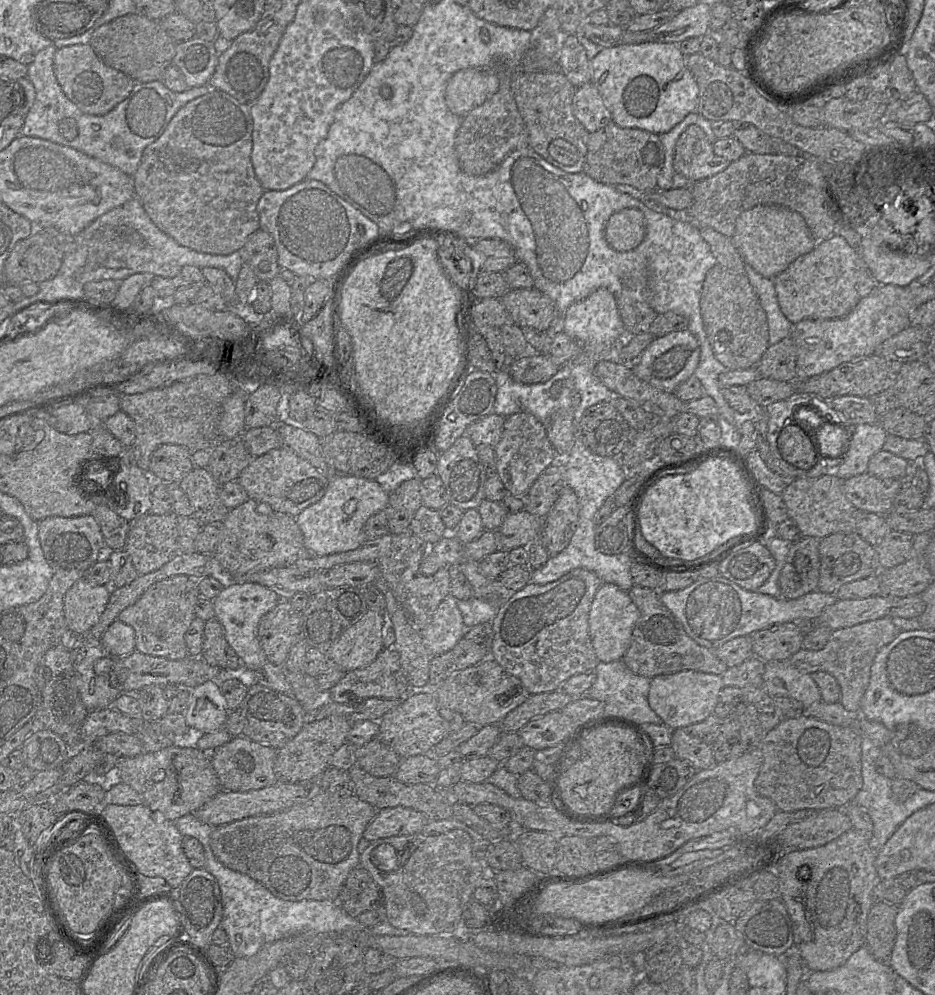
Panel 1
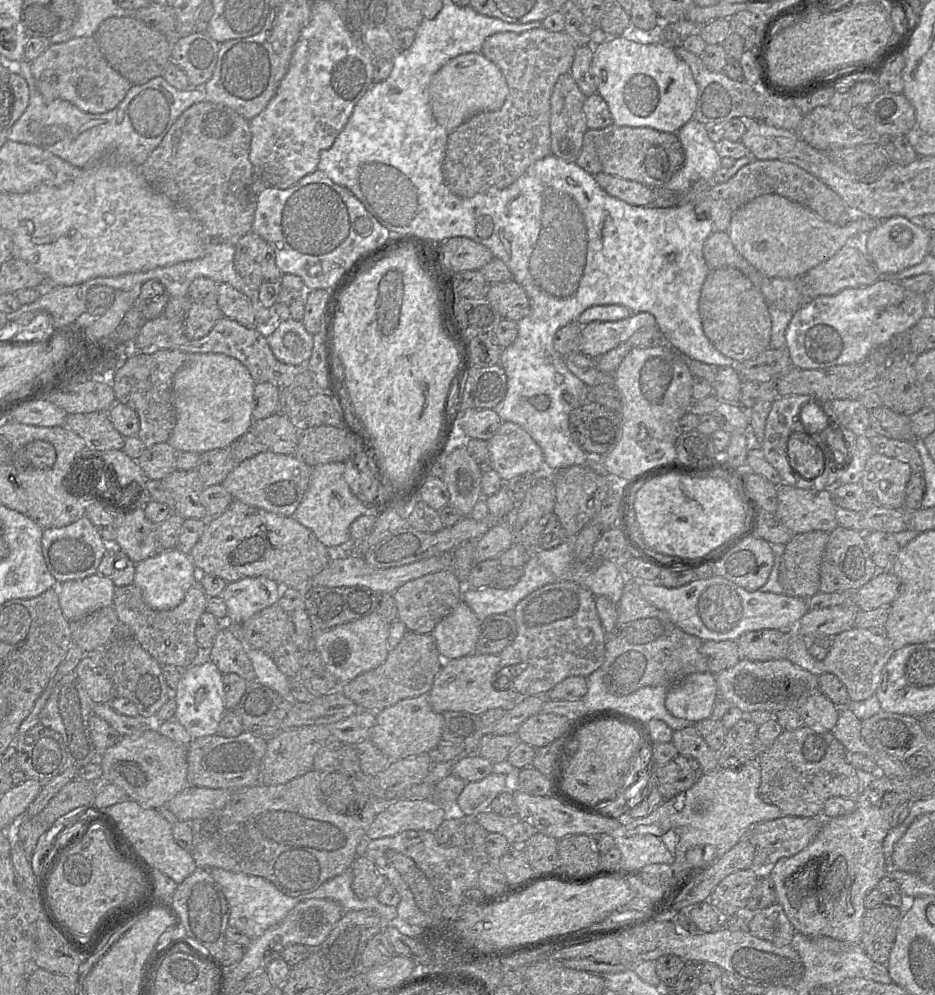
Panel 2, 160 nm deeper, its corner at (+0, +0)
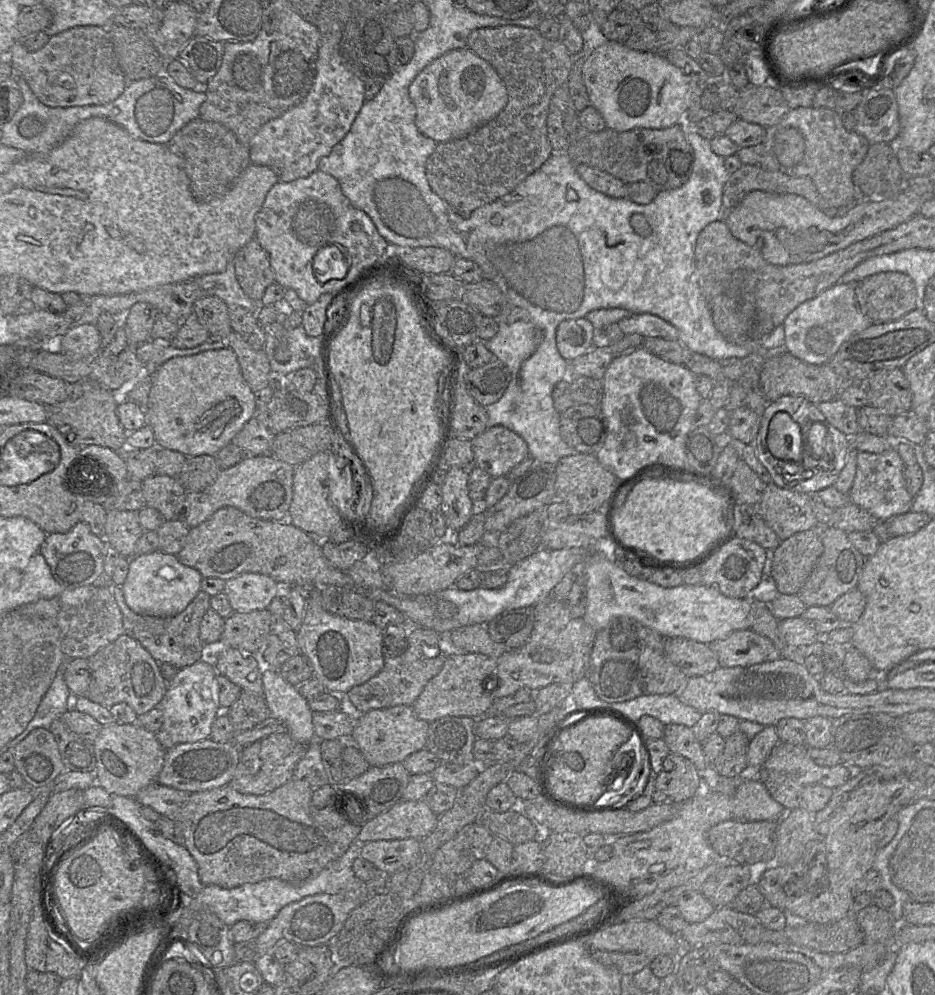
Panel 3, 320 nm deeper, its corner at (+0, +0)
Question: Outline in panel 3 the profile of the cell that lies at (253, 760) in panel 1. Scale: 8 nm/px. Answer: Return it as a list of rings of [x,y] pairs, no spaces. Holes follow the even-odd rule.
[[[210,738],[195,743],[176,744],[166,751],[157,782],[190,793],[228,785],[235,774],[243,748],[234,740],[219,743]]]

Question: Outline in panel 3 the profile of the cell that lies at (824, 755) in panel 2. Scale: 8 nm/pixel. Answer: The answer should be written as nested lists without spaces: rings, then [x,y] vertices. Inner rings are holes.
[[[780,742],[763,765],[757,769],[757,778],[764,784],[774,800],[786,811],[802,806],[802,791],[806,786],[821,784],[834,789],[851,778],[849,768],[844,764],[822,766],[813,761],[805,744]]]

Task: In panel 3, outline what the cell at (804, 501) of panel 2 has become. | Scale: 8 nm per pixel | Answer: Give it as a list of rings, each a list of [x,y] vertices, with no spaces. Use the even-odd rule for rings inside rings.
[[[775,483],[767,484],[758,509],[781,541],[798,532],[818,526],[818,520],[812,510],[812,497],[800,492],[783,489]]]

